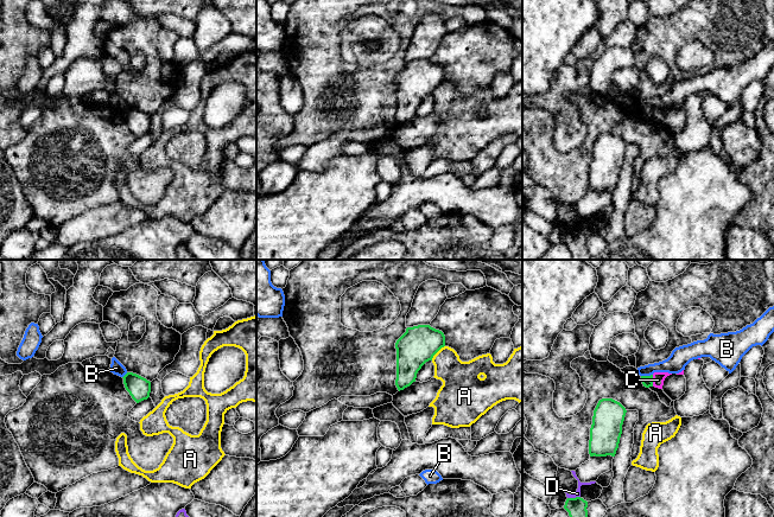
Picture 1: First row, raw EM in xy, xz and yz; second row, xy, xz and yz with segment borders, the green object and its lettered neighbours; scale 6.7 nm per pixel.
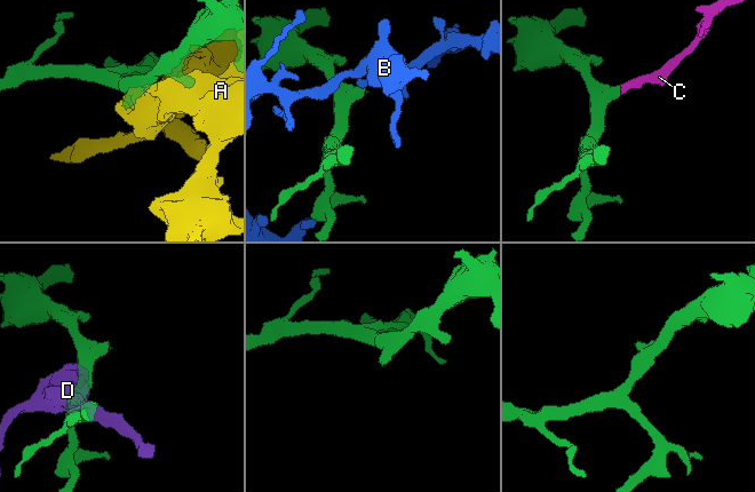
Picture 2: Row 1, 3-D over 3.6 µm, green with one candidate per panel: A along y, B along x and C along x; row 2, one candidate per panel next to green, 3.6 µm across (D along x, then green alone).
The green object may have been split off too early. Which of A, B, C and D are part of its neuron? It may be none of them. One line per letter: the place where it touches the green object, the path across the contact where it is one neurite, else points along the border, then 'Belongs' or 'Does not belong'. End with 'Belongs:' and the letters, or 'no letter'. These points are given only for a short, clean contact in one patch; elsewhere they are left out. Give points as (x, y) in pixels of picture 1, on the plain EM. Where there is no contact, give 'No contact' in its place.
A: Touches green at xz (437, 85). Does not belong
B: Touches green at yz (646, 110). Boundary: yz (652, 108), (641, 110). Does not belong
C: Touches green at yz (651, 115). Path across: yz (647, 116), (651, 115), (658, 114). Belongs
D: Touches green at yz (573, 233). Does not belong
Belongs: C

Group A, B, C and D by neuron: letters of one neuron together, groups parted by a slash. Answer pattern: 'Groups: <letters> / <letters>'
Groups: A / B / C / D

